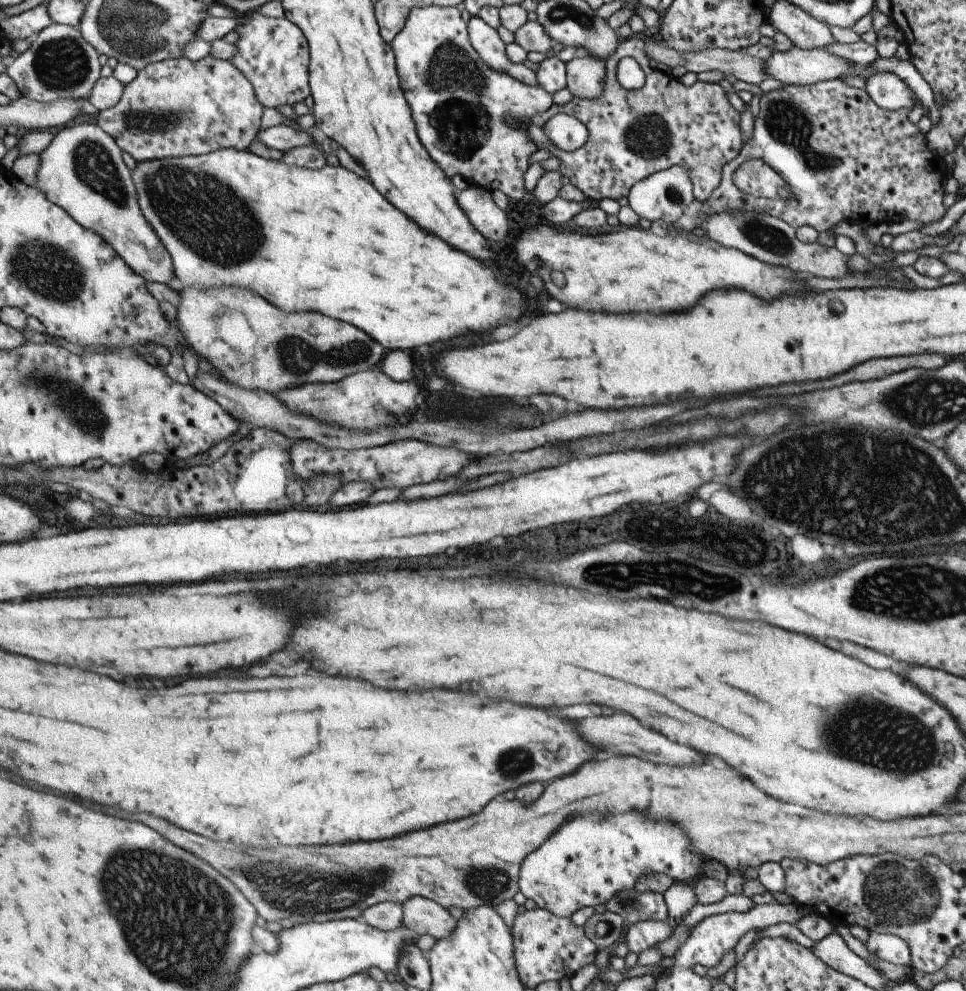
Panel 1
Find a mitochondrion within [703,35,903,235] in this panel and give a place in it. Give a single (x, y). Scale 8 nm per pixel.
(786, 121)

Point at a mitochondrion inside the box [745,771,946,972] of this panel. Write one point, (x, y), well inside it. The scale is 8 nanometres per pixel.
(899, 894)

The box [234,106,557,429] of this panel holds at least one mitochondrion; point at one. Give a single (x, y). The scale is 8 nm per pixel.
(296, 356)

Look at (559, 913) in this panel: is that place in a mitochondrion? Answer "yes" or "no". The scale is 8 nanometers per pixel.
no

